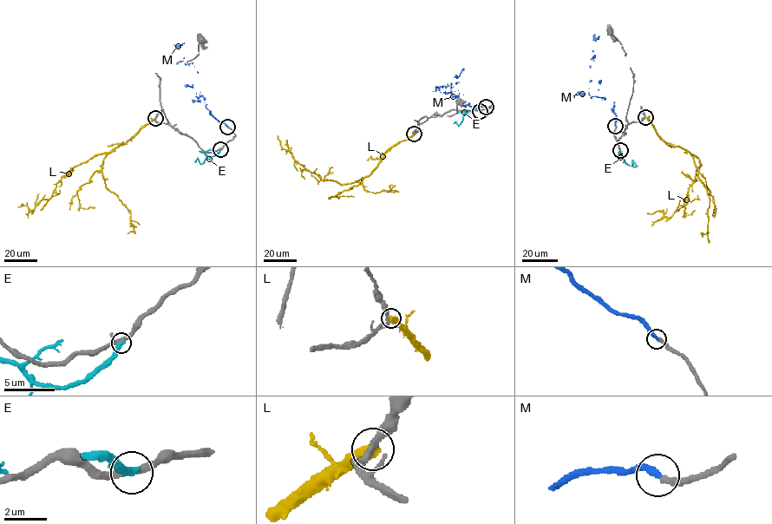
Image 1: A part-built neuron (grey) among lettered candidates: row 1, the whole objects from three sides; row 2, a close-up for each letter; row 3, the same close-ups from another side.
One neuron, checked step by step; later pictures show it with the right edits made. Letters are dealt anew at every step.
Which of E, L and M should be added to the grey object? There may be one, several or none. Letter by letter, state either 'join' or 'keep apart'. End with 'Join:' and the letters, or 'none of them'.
E: keep apart
L: keep apart
M: join
Join: M

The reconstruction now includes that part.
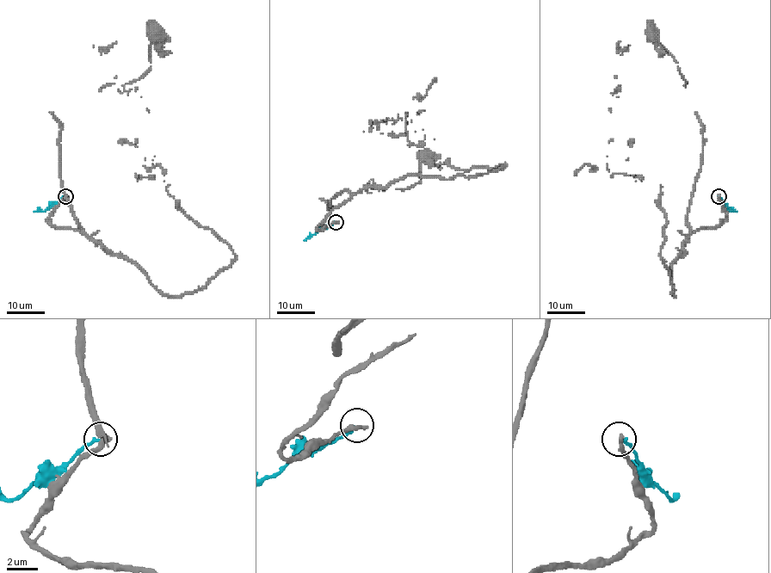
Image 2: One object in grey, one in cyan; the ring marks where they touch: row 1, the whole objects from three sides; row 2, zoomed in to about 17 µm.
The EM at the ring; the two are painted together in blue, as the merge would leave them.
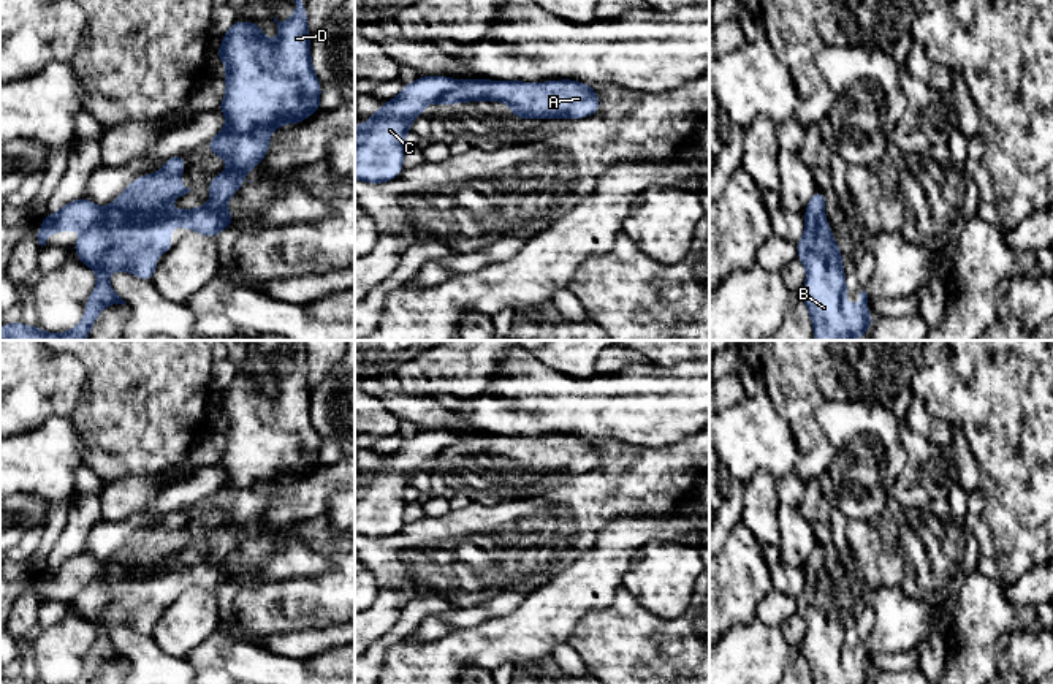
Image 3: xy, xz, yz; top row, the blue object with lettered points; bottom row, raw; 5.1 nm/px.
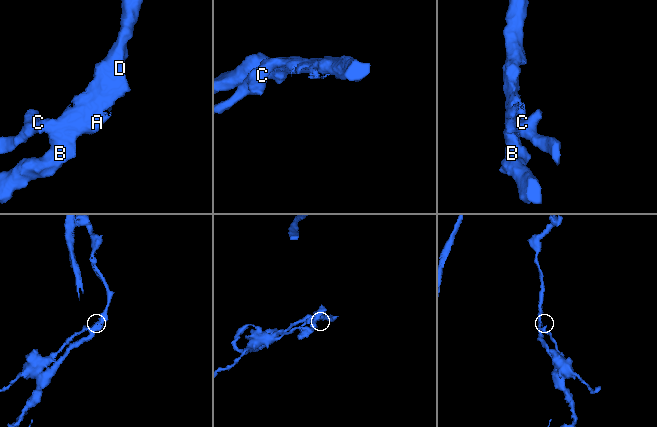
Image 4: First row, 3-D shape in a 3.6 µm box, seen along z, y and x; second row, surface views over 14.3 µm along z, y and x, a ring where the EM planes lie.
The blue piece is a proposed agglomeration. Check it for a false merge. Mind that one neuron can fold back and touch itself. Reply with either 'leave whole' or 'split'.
split

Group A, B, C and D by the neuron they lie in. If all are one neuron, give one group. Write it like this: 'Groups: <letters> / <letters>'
Groups: A B D / C

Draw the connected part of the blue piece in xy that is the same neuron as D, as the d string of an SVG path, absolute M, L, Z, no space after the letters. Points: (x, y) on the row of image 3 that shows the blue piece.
M296 0L296 10L293 13L293 16L288 19L288 21L283 21L283 22L279 22L276 17L274 17L274 22L277 24L277 35L279 35L279 41L277 43L271 43L261 32L261 27L258 22L244 22L241 19L238 19L223 35L223 43L219 46L219 52L217 52L217 60L223 62L226 65L226 74L223 78L223 81L226 82L226 95L223 97L223 100L220 101L220 104L215 108L217 111L223 111L225 116L226 116L226 124L225 127L219 131L217 136L214 136L212 139L209 139L206 142L207 149L219 158L225 158L228 162L228 166L226 166L226 171L223 174L219 174L219 176L214 176L212 179L207 179L206 184L209 185L211 188L211 201L201 207L196 207L196 209L182 209L182 211L177 211L174 207L169 207L168 203L171 200L176 200L177 196L184 196L185 193L188 193L192 188L187 188L182 185L181 182L181 174L184 173L185 169L185 157L181 154L181 155L173 155L171 158L165 160L165 165L163 165L163 169L158 171L158 173L152 173L152 174L144 174L144 176L139 176L136 177L111 204L108 204L105 209L106 209L106 214L105 214L105 220L101 223L98 223L97 226L87 230L78 241L76 244L73 245L73 252L81 258L81 263L86 264L87 268L93 269L97 272L97 287L95 290L90 293L90 296L86 299L86 314L84 317L81 318L79 325L70 331L65 331L65 332L46 332L43 329L40 329L38 326L27 326L25 323L5 323L2 328L0 328L0 340L86 340L93 323L97 321L98 318L98 314L106 307L106 306L112 306L112 304L127 304L109 285L109 277L108 274L112 272L112 271L125 271L125 272L130 272L133 276L136 276L138 279L143 279L143 280L149 280L152 282L154 279L154 272L157 269L157 255L158 253L168 253L173 247L174 247L174 242L171 241L171 238L168 236L168 233L174 228L174 226L184 226L190 231L196 231L196 233L201 233L204 236L207 236L209 239L215 239L217 233L225 230L225 228L230 228L234 217L231 215L231 212L226 209L226 201L244 185L244 174L250 169L255 169L260 162L264 158L264 155L269 152L269 147L271 147L271 139L269 139L269 133L271 131L276 131L279 127L285 125L285 124L302 124L306 120L307 116L312 116L312 114L317 114L321 108L320 108L320 95L321 95L321 84L318 81L318 78L315 76L315 71L314 71L314 65L312 65L312 59L310 59L310 32L307 28L307 11L306 11L306 6L304 6L304 0Z

